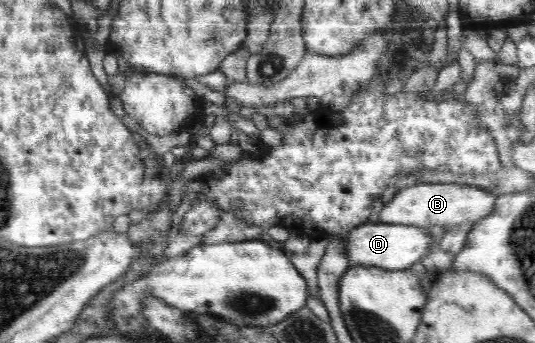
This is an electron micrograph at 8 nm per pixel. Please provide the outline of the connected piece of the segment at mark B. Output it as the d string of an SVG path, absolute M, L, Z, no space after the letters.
M420 183L405 189L389 186L382 196L383 209L377 219L371 216L369 223L403 224L409 226L442 226L451 230L453 226L472 224L483 220L493 212L497 195L490 194L480 187L466 186L457 183Z

